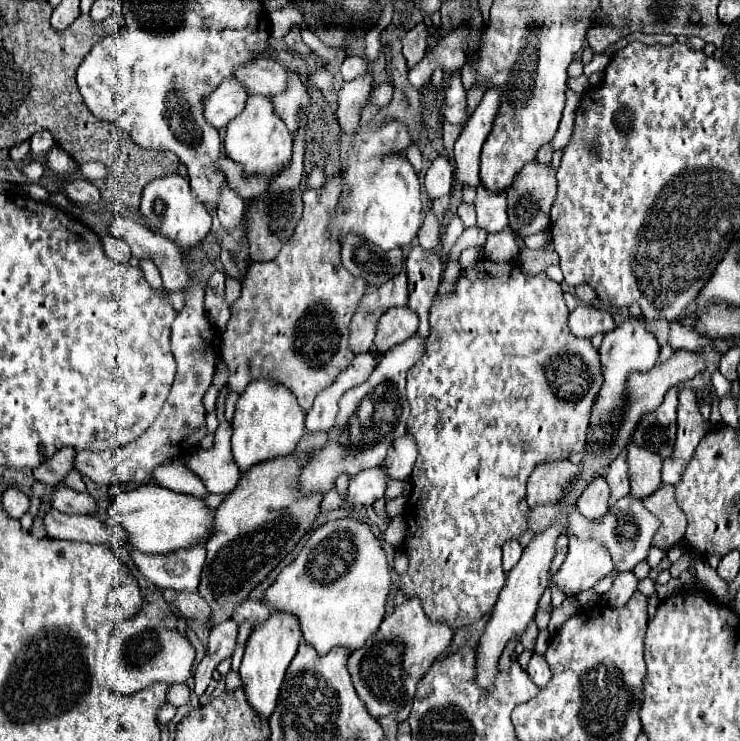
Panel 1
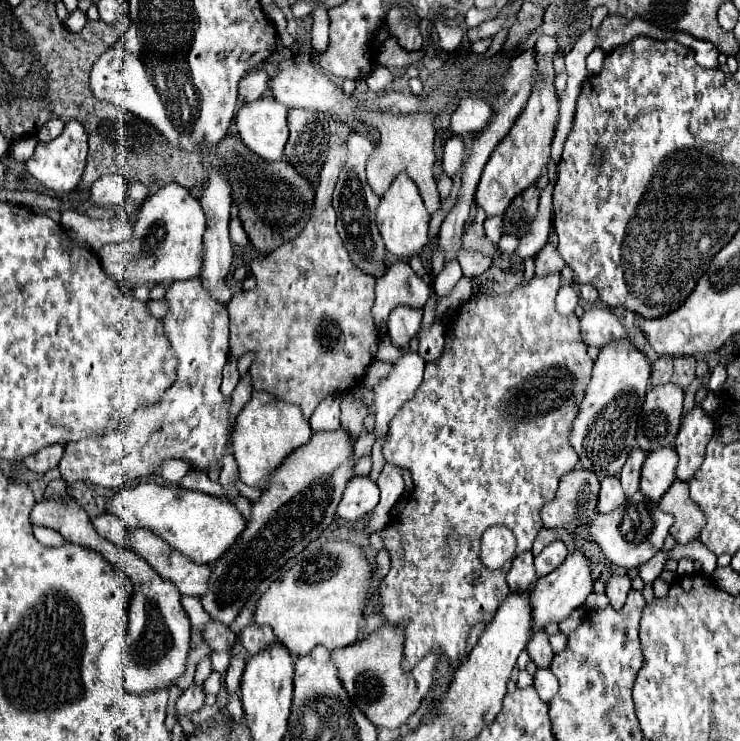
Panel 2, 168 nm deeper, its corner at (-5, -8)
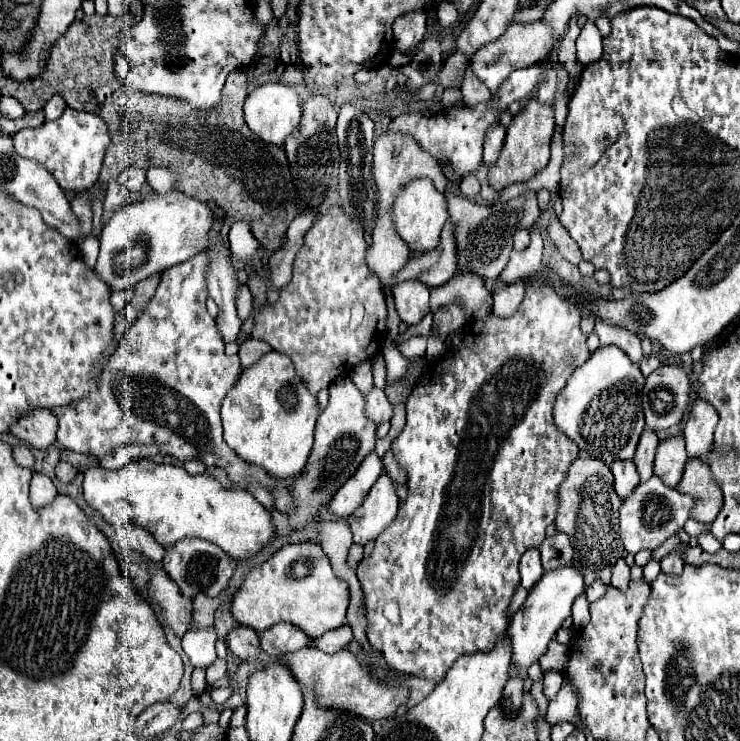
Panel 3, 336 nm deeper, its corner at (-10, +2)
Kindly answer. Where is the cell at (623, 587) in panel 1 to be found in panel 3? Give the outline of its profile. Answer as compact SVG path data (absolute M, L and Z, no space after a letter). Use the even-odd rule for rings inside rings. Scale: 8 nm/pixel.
M619 558L619 560L617 560L617 564L615 564L615 568L613 568L611 586L619 588L621 592L627 592L629 582L631 582L631 578L629 578L629 566L625 564L625 560L623 560L623 558Z

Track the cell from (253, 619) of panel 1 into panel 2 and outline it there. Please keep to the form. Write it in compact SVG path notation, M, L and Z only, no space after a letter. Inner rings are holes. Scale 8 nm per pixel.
M248 624L244 630L238 632L238 640L248 650L248 654L256 654L256 652L264 650L266 646L270 646L276 638L274 638L274 632L270 630L270 626Z

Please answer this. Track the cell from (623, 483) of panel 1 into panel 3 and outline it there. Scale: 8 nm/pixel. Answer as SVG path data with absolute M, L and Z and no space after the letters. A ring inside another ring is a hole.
M643 430L637 452L633 456L633 460L637 464L637 472L641 476L641 482L647 482L651 478L651 474L653 474L653 460L655 460L657 446L659 446L657 434L653 430Z

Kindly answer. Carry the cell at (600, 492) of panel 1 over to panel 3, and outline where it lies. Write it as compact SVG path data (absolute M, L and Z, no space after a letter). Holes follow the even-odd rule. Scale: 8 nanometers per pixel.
M615 460L611 464L611 472L615 476L615 490L621 498L627 498L639 486L639 474L633 460L627 460L627 462Z

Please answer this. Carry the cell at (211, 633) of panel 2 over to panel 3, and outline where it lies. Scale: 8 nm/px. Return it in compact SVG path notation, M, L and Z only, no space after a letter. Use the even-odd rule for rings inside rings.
M237 626L227 634L227 644L235 656L241 660L257 660L259 652L259 636L255 630Z

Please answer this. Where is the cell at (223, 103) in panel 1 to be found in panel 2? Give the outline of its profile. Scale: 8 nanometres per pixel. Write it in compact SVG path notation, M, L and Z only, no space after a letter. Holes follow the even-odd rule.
M252 70L246 78L240 80L238 86L238 102L256 102L268 90L268 74L266 70Z

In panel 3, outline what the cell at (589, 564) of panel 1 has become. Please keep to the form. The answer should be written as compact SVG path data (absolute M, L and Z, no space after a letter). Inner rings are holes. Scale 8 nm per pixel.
M563 566L543 574L543 578L529 592L525 604L509 620L507 638L511 644L511 664L517 670L527 670L533 662L541 658L541 654L547 652L547 644L555 638L561 622L571 616L571 604L581 592L585 592L585 582L581 572L573 566Z

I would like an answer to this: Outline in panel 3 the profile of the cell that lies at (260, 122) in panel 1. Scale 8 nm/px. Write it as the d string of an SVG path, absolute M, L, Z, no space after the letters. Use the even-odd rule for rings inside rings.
M281 82L277 84L261 84L255 90L249 92L245 98L245 122L253 134L257 134L263 142L283 146L285 138L299 126L301 120L301 102L297 92L291 86L285 86Z

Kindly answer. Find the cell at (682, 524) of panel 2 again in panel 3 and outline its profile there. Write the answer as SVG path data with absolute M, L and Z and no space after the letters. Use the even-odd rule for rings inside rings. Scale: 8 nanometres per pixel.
M689 458L683 478L677 486L679 492L695 496L691 518L699 522L713 522L723 506L723 492L711 476L711 468L703 458Z

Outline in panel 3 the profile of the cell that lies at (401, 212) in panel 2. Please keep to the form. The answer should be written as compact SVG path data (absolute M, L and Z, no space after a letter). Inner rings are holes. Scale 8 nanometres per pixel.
M419 178L419 180L411 180L397 196L395 206L393 206L393 220L395 220L395 228L397 234L409 244L409 248L413 252L431 252L435 250L435 246L439 244L439 236L441 230L445 226L445 222L449 220L449 212L447 212L447 200L445 194L435 190L435 186L431 184L431 180Z

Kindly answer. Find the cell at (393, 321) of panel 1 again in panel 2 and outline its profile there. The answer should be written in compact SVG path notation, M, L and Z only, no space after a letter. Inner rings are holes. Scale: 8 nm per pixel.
M400 306L388 318L388 336L394 346L408 350L410 340L416 336L422 324L422 310Z

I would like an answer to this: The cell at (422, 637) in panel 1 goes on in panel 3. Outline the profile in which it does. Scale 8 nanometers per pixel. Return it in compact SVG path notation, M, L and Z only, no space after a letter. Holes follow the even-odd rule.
M305 648L287 656L281 656L281 662L289 666L293 678L299 682L303 690L313 690L315 702L327 710L343 710L365 720L379 720L393 716L395 710L407 700L407 688L391 688L387 684L377 682L365 664L359 664L357 656L343 648L335 654L325 654L317 648Z

